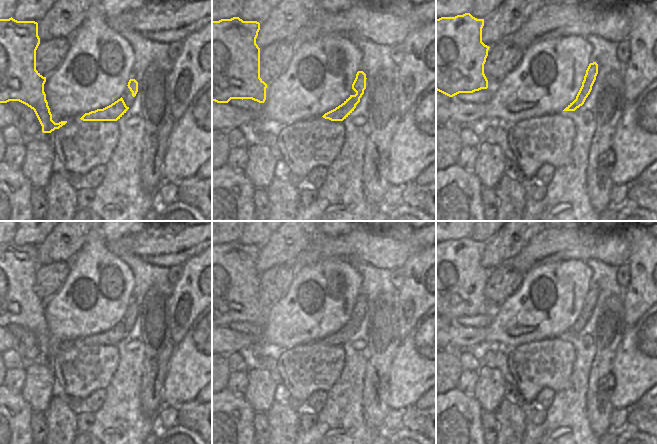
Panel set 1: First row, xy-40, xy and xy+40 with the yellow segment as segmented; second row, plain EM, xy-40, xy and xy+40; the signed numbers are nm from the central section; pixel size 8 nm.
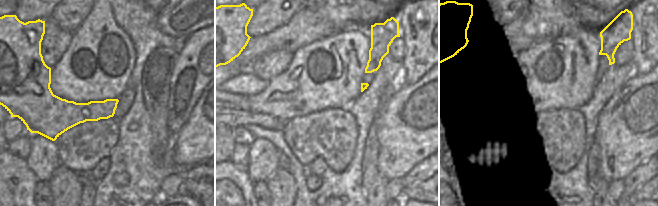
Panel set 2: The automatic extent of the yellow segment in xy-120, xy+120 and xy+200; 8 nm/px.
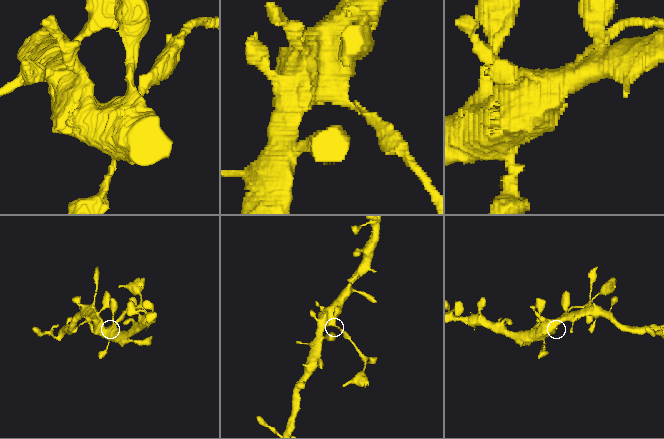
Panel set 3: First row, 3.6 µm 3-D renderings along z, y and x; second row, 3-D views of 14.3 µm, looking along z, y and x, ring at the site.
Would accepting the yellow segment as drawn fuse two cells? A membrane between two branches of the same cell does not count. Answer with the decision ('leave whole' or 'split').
split

